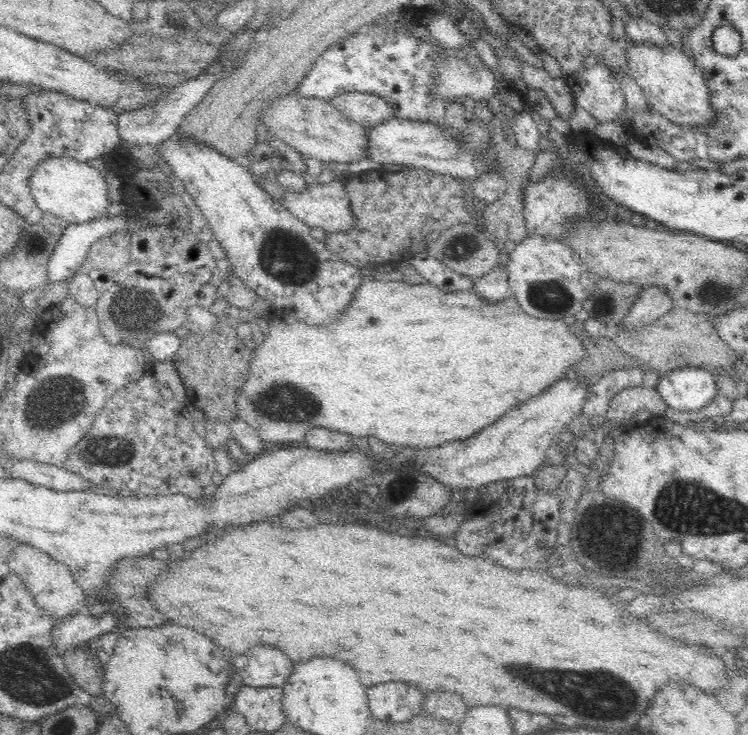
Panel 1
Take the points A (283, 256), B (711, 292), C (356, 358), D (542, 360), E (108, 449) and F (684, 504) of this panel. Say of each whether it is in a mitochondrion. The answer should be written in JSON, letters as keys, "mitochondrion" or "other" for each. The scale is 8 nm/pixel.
{"A":"mitochondrion","B":"mitochondrion","C":"other","D":"other","E":"mitochondrion","F":"mitochondrion"}

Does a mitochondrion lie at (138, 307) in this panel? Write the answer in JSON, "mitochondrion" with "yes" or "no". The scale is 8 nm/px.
{"mitochondrion":"yes"}

